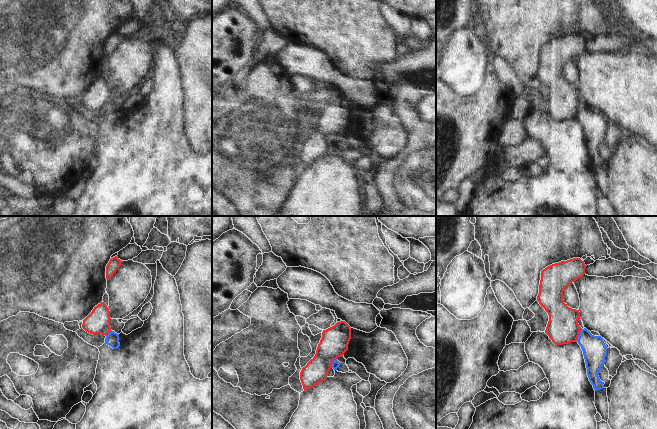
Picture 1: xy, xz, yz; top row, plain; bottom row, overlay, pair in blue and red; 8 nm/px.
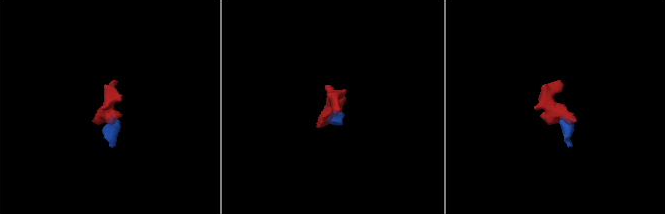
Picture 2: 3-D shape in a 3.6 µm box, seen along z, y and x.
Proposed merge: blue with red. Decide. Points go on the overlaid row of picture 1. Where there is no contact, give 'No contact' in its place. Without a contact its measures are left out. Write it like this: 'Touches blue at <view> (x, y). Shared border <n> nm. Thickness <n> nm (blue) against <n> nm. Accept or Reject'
Touches blue at yz (579, 335). Shared border 110 nm. Thickness 190 nm (blue) against 260 nm. Reject

